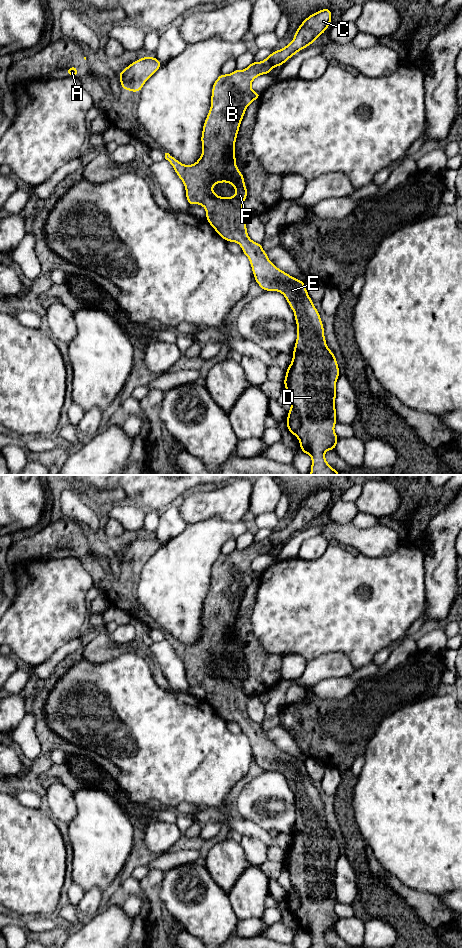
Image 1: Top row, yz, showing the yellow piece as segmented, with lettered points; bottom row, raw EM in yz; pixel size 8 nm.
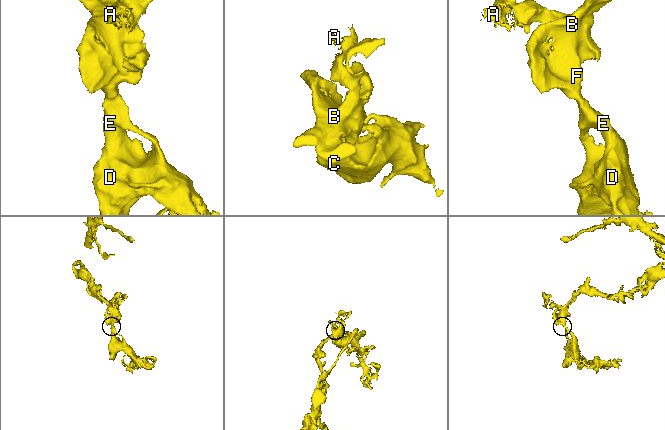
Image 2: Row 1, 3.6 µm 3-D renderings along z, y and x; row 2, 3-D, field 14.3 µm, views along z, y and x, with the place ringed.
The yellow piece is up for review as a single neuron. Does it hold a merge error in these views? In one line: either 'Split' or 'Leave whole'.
Leave whole

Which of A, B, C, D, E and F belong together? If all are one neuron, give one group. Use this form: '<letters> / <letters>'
A B C D E F

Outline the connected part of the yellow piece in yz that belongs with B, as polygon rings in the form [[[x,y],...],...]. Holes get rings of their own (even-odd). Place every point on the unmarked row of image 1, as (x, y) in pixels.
[[[330,488],[319,490],[303,500],[295,511],[291,523],[284,528],[273,531],[261,542],[253,541],[244,550],[236,549],[230,554],[219,555],[212,567],[211,587],[203,604],[202,635],[195,644],[182,644],[169,633],[165,633],[165,639],[173,646],[185,666],[188,684],[199,684],[205,688],[206,700],[217,714],[226,722],[236,722],[241,726],[242,732],[250,741],[257,764],[263,771],[282,773],[294,792],[297,819],[292,834],[293,839],[283,861],[284,868],[289,873],[292,882],[286,903],[287,910],[299,919],[302,933],[311,936],[311,948],[332,948],[325,940],[325,932],[335,930],[339,920],[334,911],[337,903],[335,879],[336,862],[340,855],[339,846],[335,835],[326,824],[323,802],[308,775],[305,763],[277,748],[267,737],[262,724],[252,721],[247,714],[247,694],[242,689],[242,683],[247,678],[247,667],[244,663],[244,656],[235,643],[235,621],[247,587],[255,579],[261,577],[260,573],[254,572],[251,568],[253,560],[260,555],[269,554],[274,547],[282,546],[298,531],[314,523],[330,506],[331,499]],[[223,662],[235,668],[236,672],[233,677],[220,677],[213,672],[213,665]]]

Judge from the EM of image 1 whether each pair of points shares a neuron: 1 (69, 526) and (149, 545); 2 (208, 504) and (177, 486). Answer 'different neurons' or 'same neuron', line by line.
1: same neuron
2: different neurons

